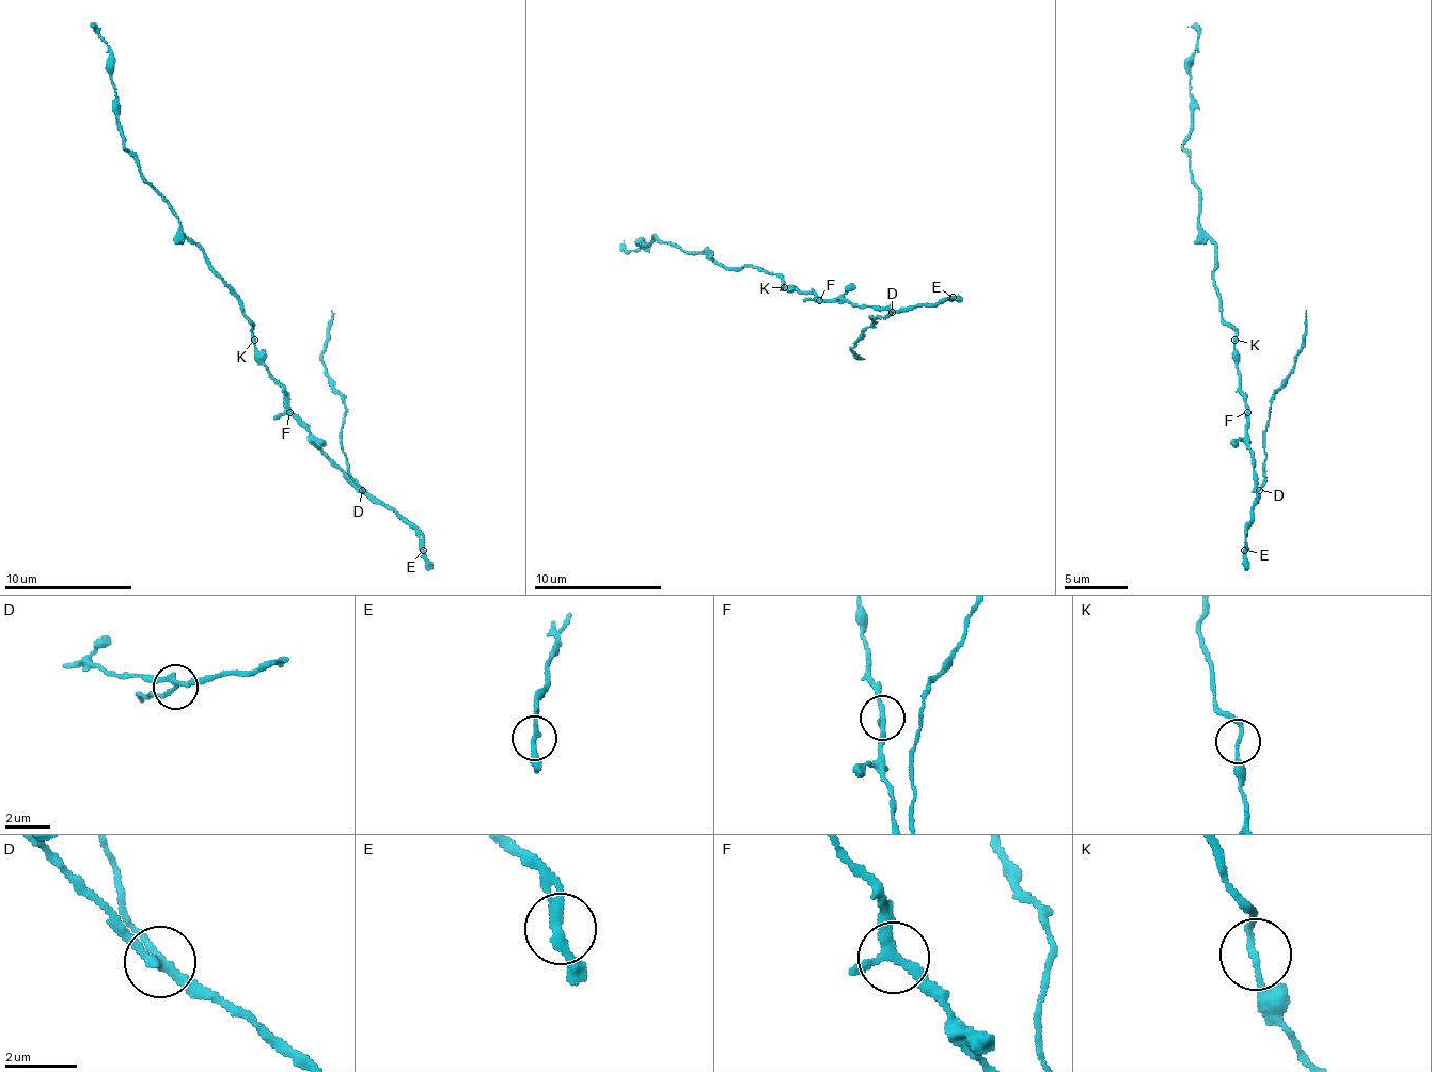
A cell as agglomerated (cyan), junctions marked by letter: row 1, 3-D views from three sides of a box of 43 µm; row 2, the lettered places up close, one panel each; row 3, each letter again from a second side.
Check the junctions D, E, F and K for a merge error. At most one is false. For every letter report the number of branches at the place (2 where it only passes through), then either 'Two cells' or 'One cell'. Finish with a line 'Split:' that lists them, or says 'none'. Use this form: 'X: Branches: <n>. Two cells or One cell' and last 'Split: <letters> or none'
D: Branches: 3. Two cells
E: Branches: 2. One cell
F: Branches: 3. One cell
K: Branches: 2. One cell
Split: D

